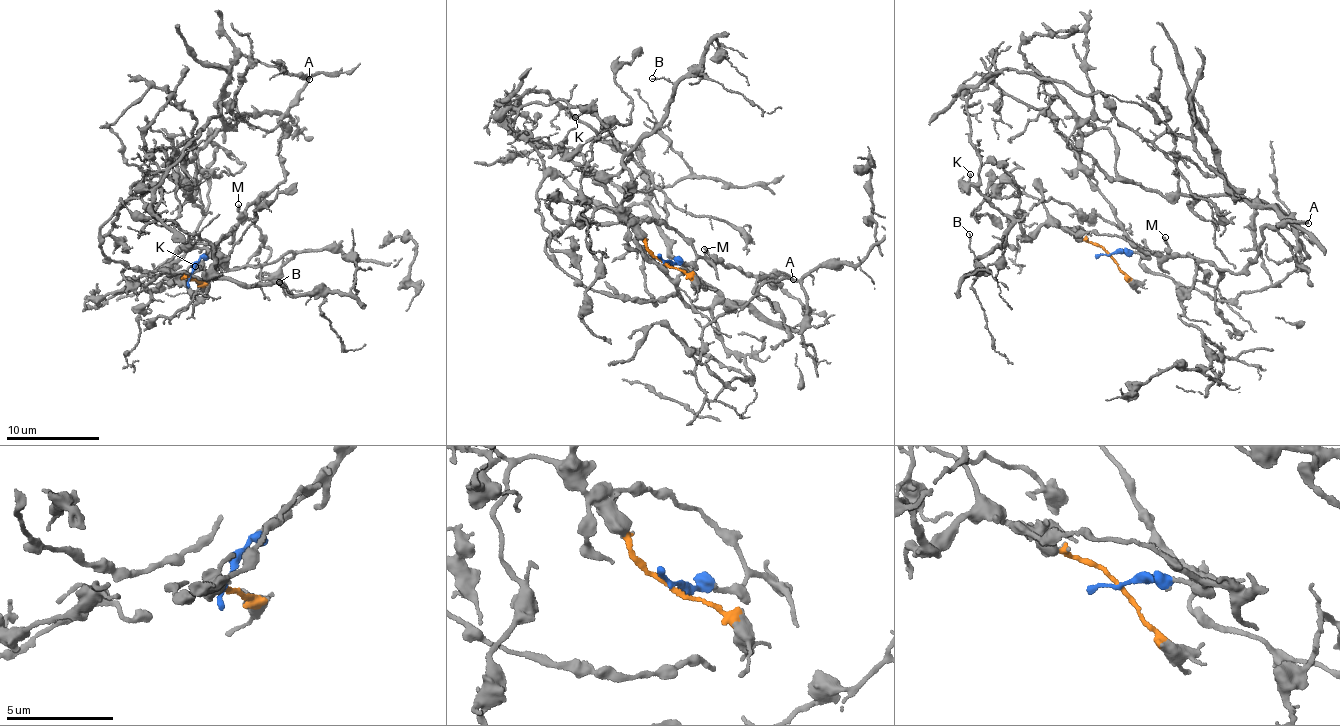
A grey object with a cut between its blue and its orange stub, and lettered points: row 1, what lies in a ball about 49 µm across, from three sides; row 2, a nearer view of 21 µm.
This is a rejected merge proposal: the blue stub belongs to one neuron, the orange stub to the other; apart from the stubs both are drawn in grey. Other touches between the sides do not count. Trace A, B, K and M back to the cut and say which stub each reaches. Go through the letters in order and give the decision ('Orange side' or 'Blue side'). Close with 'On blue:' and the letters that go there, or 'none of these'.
A: Blue side
B: Orange side
K: Orange side
M: Blue side
On blue: A, M

